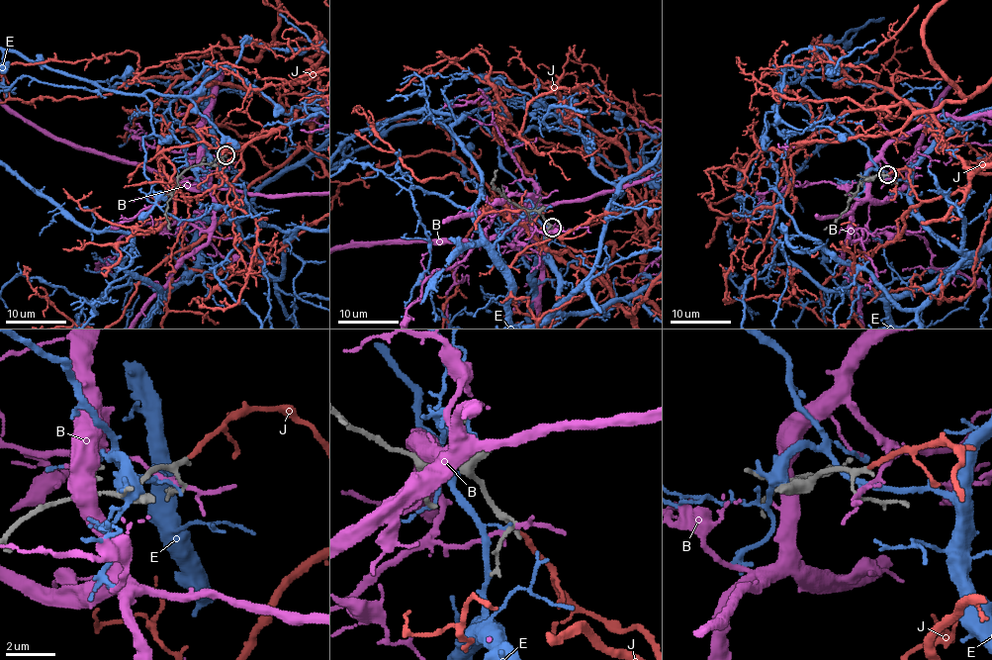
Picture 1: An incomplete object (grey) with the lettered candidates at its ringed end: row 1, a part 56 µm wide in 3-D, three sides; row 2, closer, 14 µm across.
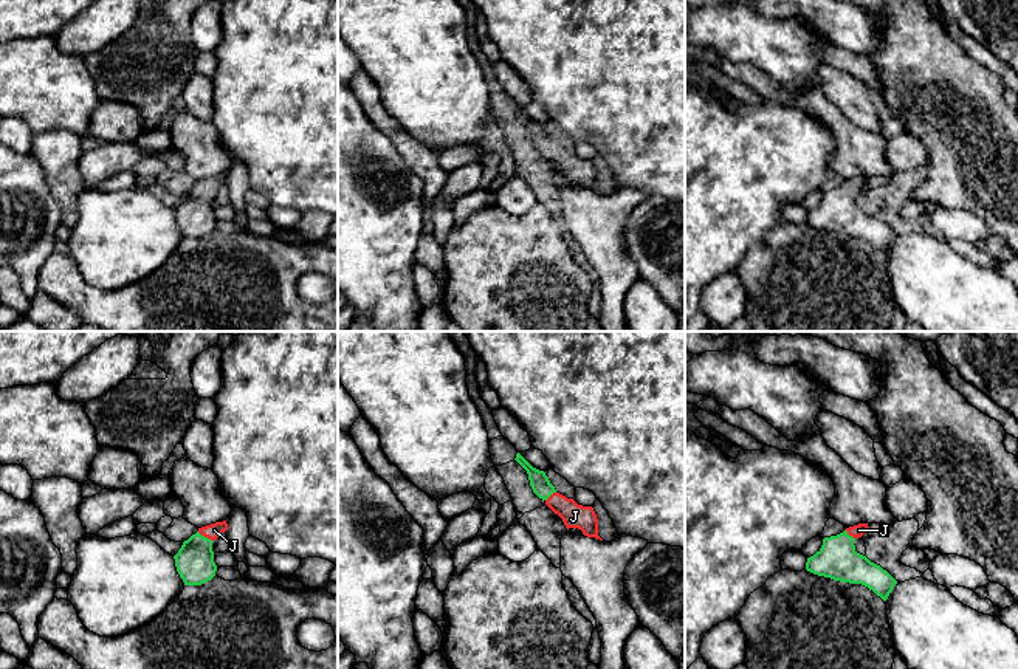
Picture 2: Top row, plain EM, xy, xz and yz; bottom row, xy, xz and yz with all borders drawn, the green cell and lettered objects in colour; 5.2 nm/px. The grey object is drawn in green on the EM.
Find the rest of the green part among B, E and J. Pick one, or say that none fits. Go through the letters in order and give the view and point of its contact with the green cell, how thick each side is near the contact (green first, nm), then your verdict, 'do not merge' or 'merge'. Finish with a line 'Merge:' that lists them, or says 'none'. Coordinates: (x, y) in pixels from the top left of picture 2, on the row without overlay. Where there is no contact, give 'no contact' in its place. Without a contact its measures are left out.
B: no contact | do not merge
E: no contact | do not merge
J: xy (203, 189) | 200/80 nm | merge
Merge: J

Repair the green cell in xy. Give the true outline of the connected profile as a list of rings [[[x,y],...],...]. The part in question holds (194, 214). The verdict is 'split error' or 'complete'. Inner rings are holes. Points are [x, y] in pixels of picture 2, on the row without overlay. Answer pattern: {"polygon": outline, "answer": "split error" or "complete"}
{"polygon": [[[226,173],[198,181],[174,209],[184,238],[201,238],[215,229],[212,195],[228,183]]], "answer": "split error"}

